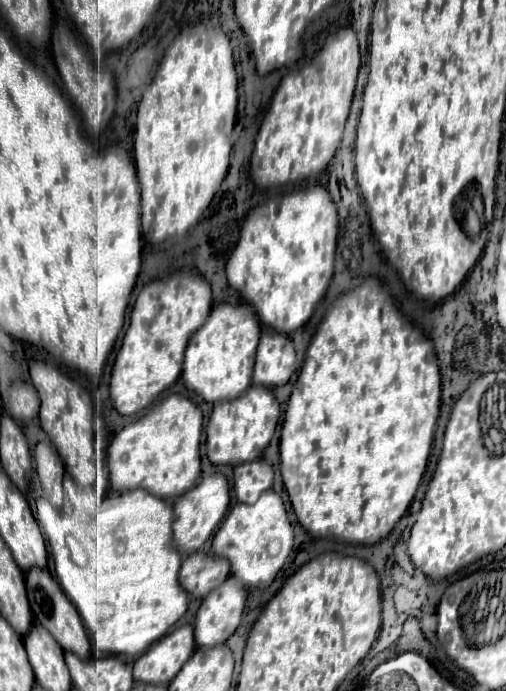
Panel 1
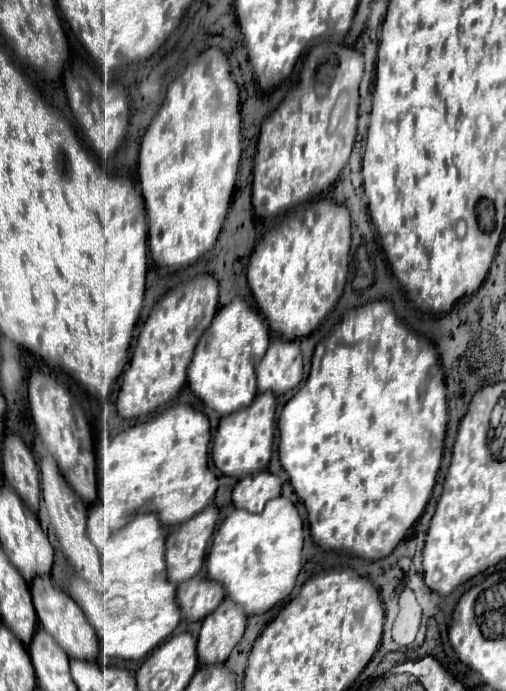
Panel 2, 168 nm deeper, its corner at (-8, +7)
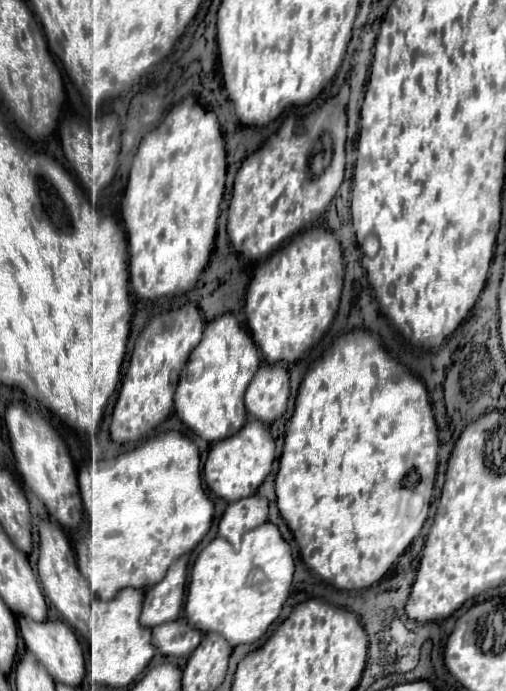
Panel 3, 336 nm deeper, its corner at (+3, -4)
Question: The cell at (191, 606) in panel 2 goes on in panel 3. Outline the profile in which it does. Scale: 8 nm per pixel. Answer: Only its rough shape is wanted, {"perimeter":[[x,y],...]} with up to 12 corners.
{"perimeter":[[185,623],[153,627],[153,643],[163,655],[189,657],[201,631]]}

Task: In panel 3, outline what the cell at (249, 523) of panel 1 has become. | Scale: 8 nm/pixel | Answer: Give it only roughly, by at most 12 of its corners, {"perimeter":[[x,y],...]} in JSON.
{"perimeter":[[271,521],[239,547],[215,537],[185,615],[231,647],[257,641],[293,581]]}

